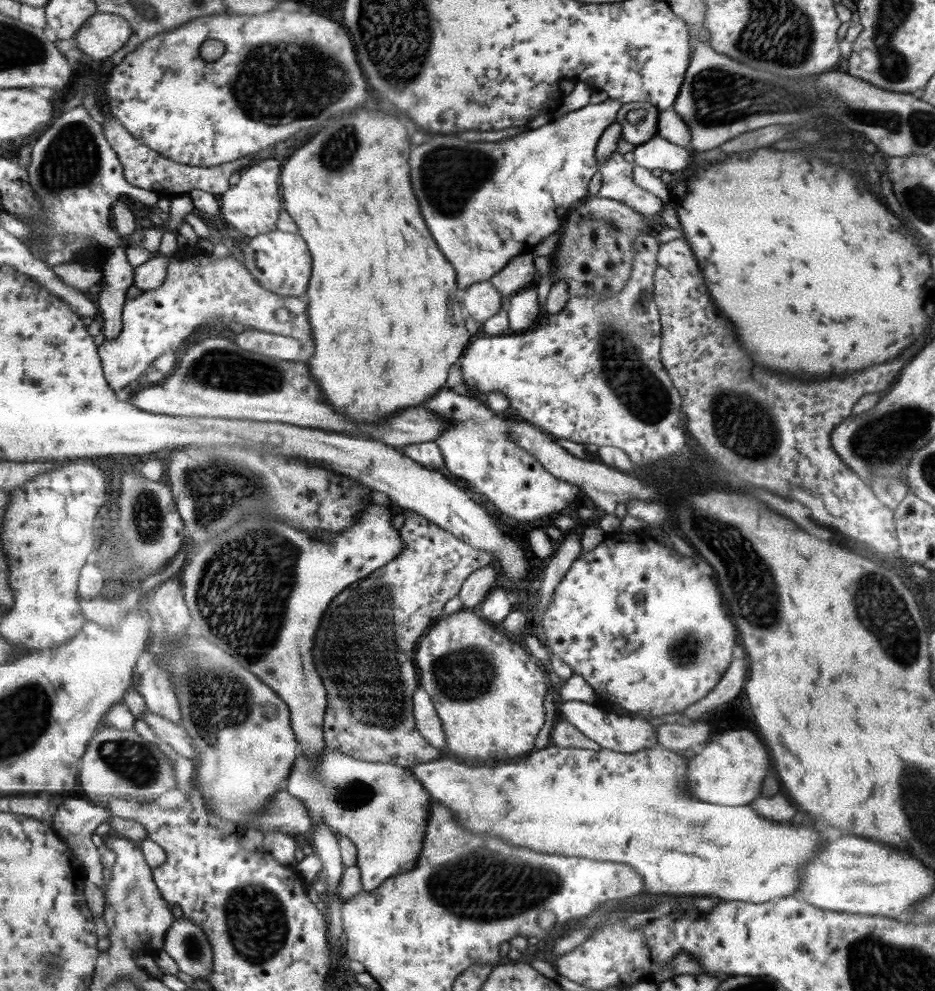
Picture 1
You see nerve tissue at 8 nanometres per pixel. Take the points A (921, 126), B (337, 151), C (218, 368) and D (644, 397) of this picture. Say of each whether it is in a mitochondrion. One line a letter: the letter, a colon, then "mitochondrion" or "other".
A: mitochondrion
B: mitochondrion
C: mitochondrion
D: mitochondrion

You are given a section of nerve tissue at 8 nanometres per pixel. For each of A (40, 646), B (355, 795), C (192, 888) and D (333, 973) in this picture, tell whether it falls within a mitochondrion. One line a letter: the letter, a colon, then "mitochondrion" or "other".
A: other
B: mitochondrion
C: other
D: other

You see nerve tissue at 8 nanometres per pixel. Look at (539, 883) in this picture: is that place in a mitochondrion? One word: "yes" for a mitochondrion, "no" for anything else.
yes

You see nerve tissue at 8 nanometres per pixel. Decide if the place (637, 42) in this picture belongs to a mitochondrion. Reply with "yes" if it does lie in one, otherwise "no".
no

